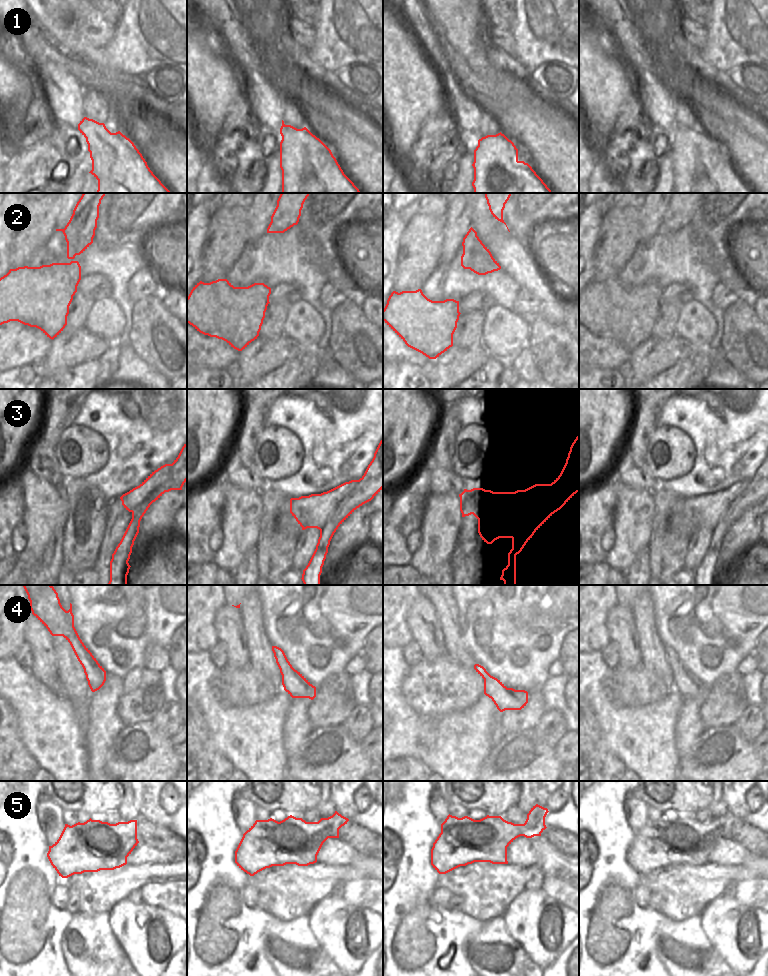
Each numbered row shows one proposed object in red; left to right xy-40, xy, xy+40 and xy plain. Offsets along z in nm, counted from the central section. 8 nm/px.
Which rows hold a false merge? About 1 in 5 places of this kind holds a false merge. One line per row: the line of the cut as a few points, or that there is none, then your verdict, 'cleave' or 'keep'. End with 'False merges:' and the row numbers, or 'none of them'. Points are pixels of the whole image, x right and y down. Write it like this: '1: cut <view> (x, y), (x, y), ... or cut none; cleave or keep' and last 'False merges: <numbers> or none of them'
1: cut none; keep
2: cut none; keep
3: cut xy-40 (172, 464), (171, 476), (132, 512); cleave
4: cut none; keep
5: cut none; keep
False merges: 3

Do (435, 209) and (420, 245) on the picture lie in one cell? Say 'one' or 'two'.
two

